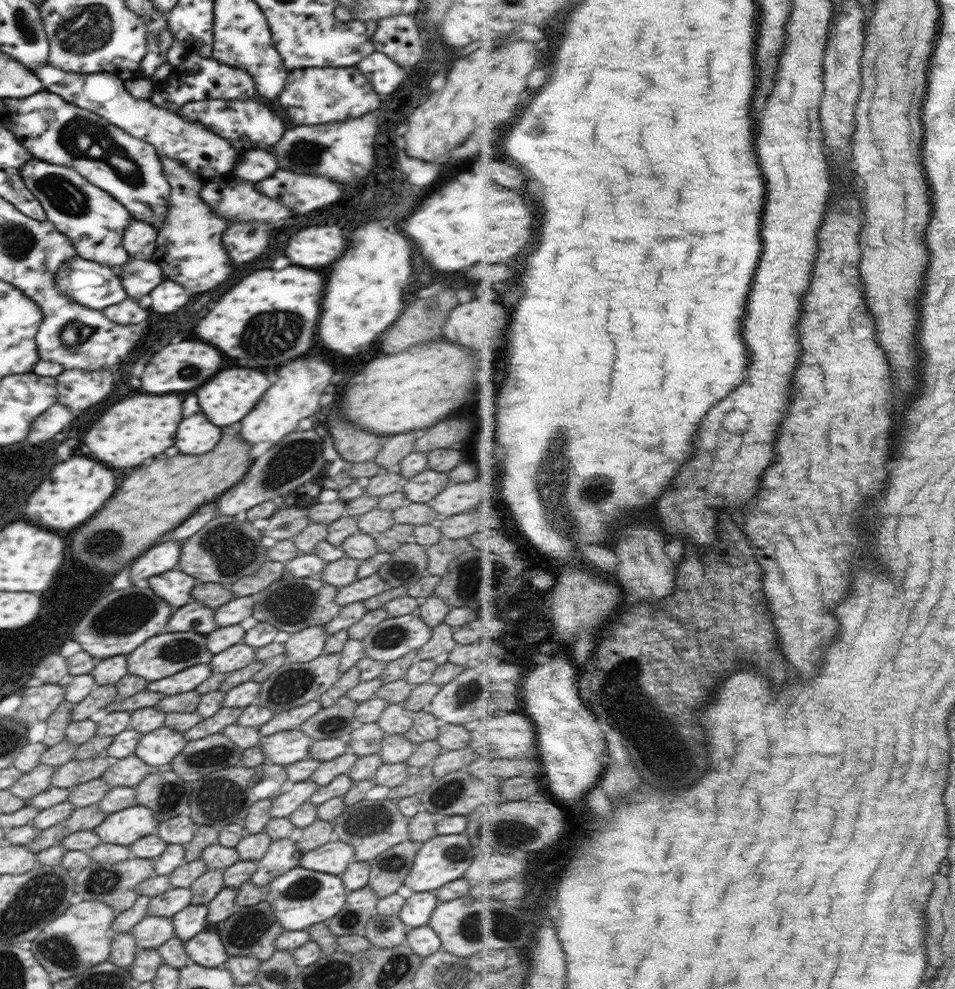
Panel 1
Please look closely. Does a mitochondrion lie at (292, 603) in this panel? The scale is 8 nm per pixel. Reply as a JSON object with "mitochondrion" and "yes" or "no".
{"mitochondrion":"yes"}

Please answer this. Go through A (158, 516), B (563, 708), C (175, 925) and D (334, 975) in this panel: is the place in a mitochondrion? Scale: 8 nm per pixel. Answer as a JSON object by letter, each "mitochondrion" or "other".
{"A":"other","B":"other","C":"other","D":"mitochondrion"}

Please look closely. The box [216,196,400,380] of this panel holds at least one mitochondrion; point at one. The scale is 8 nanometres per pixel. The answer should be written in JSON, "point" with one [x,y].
{"point":[287,328]}

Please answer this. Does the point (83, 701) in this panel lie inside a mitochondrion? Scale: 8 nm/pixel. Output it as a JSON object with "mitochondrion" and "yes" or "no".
{"mitochondrion":"no"}

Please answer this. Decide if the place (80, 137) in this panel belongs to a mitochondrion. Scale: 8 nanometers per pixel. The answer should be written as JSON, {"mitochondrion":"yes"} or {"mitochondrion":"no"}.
{"mitochondrion":"yes"}

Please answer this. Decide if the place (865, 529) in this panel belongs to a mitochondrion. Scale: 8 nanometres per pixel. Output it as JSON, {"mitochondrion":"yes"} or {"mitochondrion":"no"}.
{"mitochondrion":"no"}

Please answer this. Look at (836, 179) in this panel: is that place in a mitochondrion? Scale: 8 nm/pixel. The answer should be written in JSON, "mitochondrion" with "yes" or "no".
{"mitochondrion":"no"}

